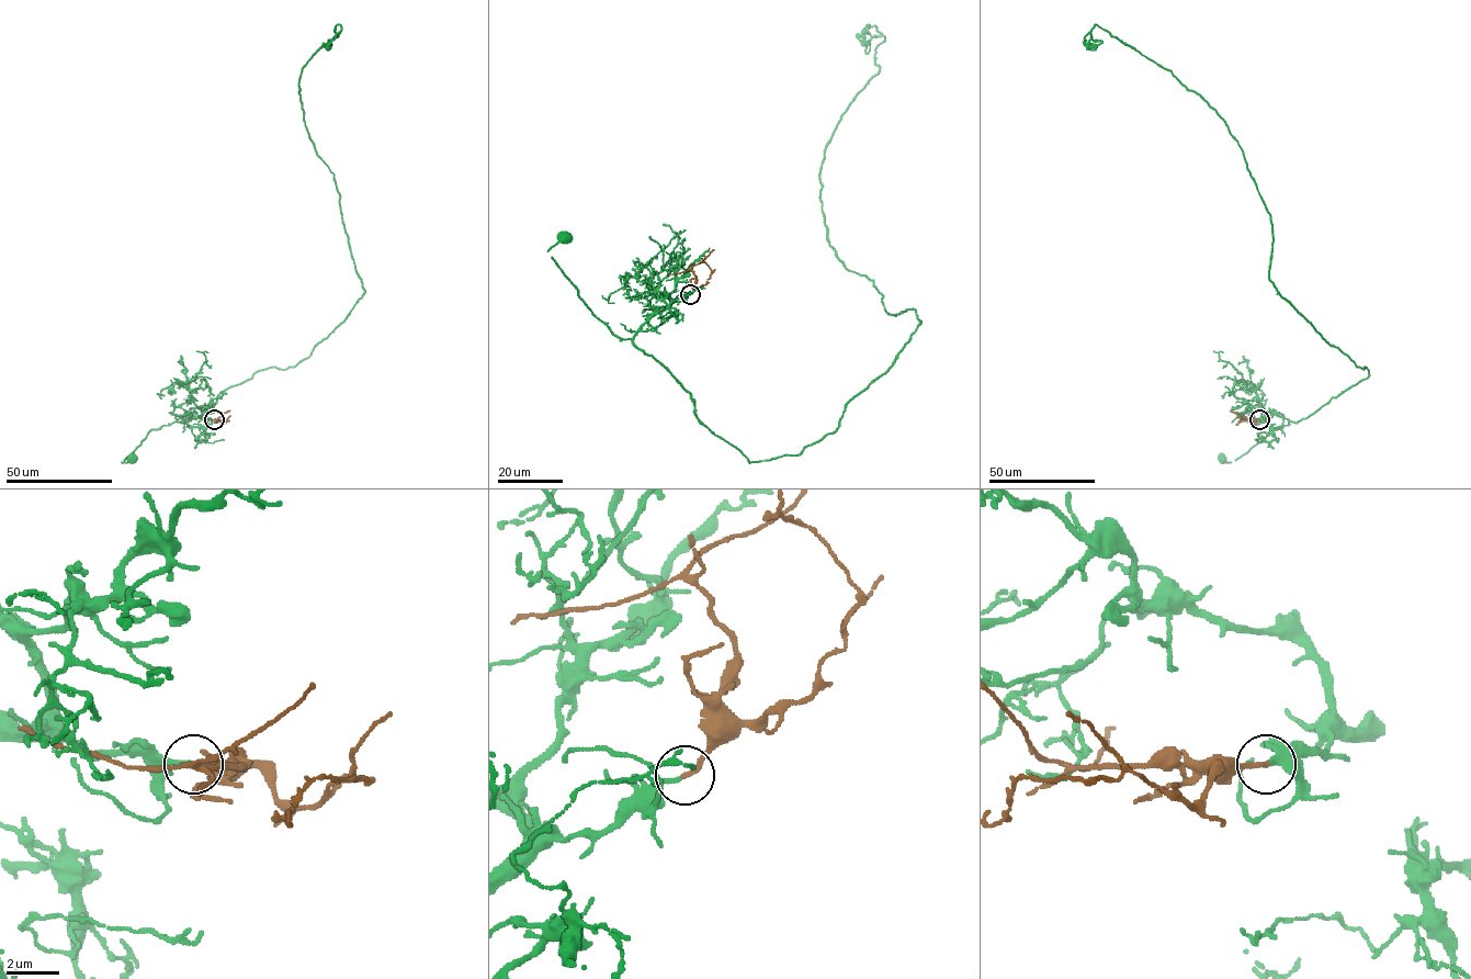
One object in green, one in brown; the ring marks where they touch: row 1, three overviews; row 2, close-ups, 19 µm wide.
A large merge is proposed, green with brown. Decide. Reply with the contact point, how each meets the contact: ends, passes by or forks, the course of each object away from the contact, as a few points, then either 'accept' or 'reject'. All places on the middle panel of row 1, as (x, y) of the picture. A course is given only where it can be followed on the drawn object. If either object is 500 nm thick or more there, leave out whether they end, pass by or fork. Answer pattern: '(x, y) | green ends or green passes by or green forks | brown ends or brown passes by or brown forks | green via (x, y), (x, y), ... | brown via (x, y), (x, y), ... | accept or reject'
(690, 294) | green ends | brown ends | green via (690, 294), (656, 312), (633, 339), (617, 337), (583, 301), (547, 251), (564, 235) | brown via (690, 294), (697, 279), (691, 268), (714, 249) | accept

